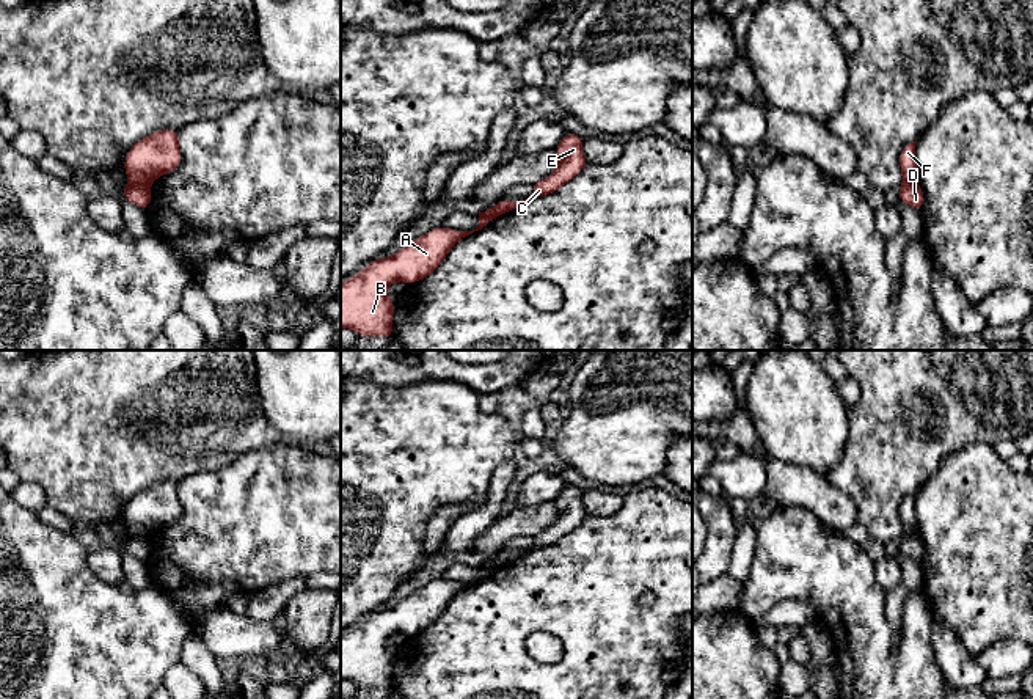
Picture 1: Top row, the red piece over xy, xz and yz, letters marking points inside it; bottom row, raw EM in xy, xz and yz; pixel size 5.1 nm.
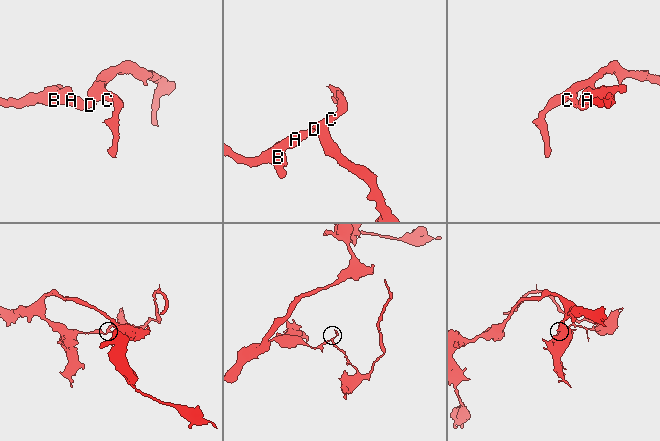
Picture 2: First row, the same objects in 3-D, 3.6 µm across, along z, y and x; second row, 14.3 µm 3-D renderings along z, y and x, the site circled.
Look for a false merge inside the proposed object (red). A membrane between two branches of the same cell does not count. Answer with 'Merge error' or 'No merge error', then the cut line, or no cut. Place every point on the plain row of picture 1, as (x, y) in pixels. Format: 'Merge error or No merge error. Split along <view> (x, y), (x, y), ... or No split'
Merge error. Split along xy (129, 533), (148, 539)

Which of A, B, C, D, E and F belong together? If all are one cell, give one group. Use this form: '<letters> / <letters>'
A B D / C E F

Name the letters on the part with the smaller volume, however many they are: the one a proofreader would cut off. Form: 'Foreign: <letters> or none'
Foreign: C, E, F

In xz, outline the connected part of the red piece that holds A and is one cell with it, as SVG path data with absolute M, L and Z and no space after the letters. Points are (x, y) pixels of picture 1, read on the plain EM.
M479 564L479 578L458 583L438 578L416 589L391 609L377 609L350 631L341 635L341 680L352 680L360 688L392 691L394 657L386 641L396 633L416 635L429 628L463 589L487 578L495 567Z

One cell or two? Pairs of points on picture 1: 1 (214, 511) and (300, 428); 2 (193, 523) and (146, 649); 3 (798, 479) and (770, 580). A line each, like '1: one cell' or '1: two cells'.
1: two cells
2: two cells
3: two cells

